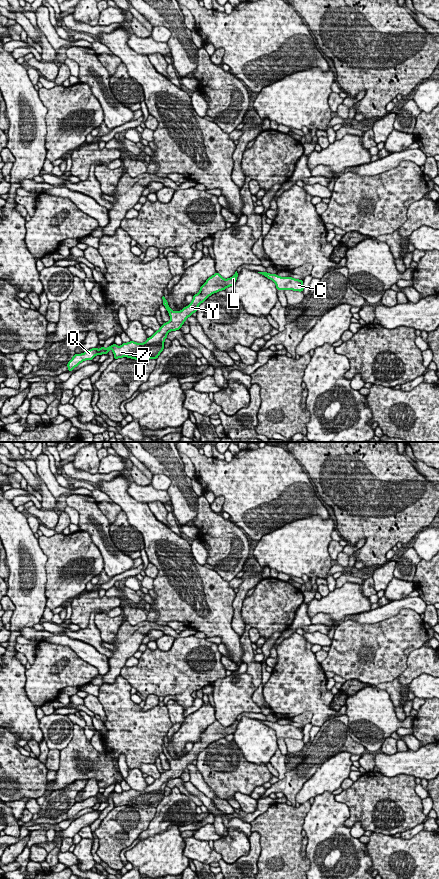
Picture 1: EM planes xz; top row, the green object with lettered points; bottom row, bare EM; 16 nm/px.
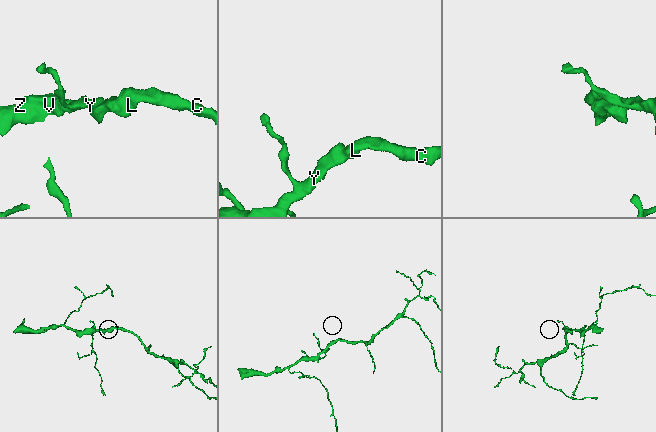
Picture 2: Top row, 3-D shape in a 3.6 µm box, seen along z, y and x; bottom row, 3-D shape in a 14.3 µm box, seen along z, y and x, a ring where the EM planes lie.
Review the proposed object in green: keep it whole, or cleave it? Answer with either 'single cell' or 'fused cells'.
single cell

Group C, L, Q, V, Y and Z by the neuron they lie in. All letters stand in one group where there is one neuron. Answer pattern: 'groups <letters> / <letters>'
groups C L Q V Y Z

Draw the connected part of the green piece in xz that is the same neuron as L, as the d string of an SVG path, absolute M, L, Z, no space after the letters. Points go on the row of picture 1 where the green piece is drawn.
M237 271L235 274L224 279L219 273L215 273L209 277L206 282L200 287L200 291L193 296L193 300L187 307L184 307L181 311L172 311L168 305L167 300L163 296L163 305L169 313L170 321L165 322L161 325L158 331L154 332L154 335L148 337L144 343L137 343L130 341L128 343L122 343L121 346L117 346L115 343L104 348L103 346L98 350L97 347L85 351L82 354L75 354L72 359L67 363L68 372L72 371L81 362L86 360L92 360L96 355L107 354L111 349L114 354L114 359L118 358L131 358L135 360L149 360L157 359L160 353L163 351L164 341L167 338L167 334L170 331L180 330L181 326L184 325L184 321L189 316L192 316L194 312L197 312L198 306L203 303L209 296L217 293L221 290L233 286L238 277Z

